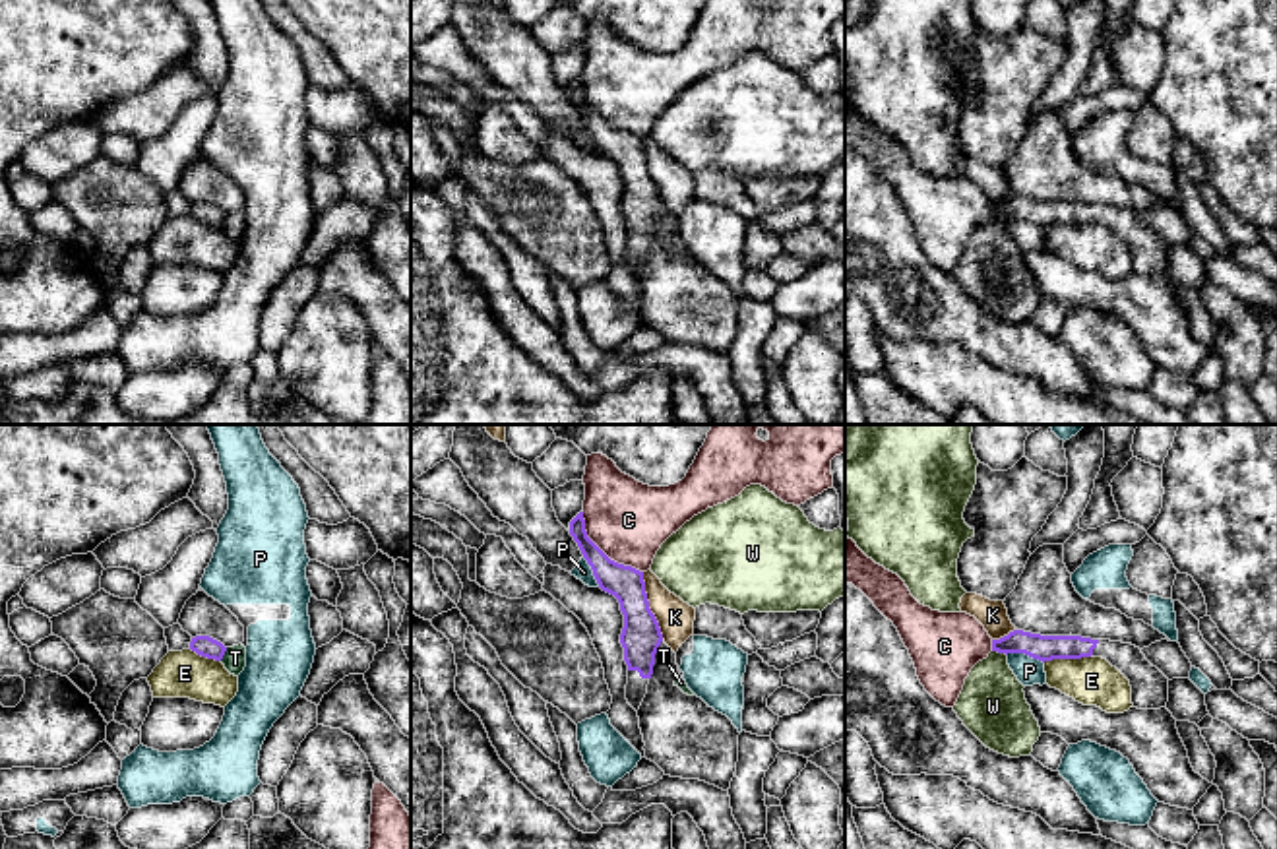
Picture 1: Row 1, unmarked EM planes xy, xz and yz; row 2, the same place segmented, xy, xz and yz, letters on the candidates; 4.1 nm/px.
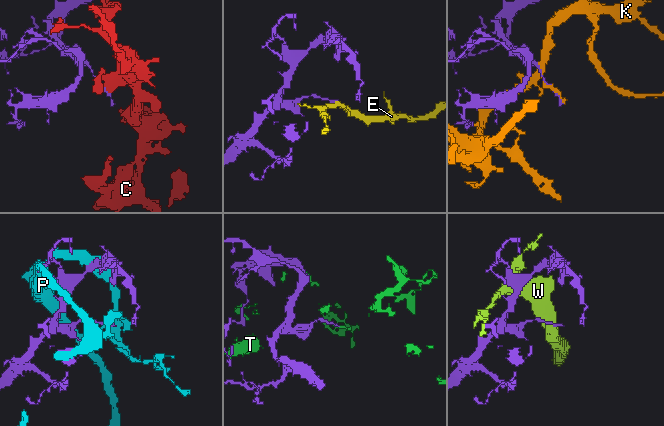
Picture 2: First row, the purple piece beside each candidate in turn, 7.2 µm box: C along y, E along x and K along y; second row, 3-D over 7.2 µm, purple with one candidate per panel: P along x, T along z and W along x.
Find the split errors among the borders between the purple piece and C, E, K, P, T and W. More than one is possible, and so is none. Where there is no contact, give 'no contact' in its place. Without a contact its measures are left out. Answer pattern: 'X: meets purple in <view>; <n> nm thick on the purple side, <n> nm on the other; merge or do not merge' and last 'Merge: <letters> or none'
C: meets purple in xz; 150 nm thick on the purple side, 320 nm on the other; do not merge
E: meets purple in yz; 110 nm thick on the purple side, 200 nm on the other; do not merge
K: meets purple in xz; 160 nm thick on the purple side, 150 nm on the other; do not merge
P: meets purple in yz; 110 nm thick on the purple side, 120 nm on the other; do not merge
T: meets purple in xy; 90 nm thick on the purple side, 100 nm on the other; do not merge
W: meets purple in yz; 110 nm thick on the purple side, 280 nm on the other; do not merge
Merge: none

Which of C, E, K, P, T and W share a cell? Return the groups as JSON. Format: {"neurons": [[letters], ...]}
{"neurons": [["C"], ["E"], ["K", "T"], ["P"], ["W"]]}

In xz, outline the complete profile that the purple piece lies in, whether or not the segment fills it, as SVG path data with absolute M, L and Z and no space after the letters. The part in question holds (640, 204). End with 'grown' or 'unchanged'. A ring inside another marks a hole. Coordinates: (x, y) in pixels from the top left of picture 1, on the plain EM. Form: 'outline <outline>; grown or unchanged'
outline M583 78L570 87L570 101L593 136L599 153L614 161L624 180L620 209L628 231L626 266L638 277L653 240L663 200L649 174L643 138L610 126L585 97Z; grown

